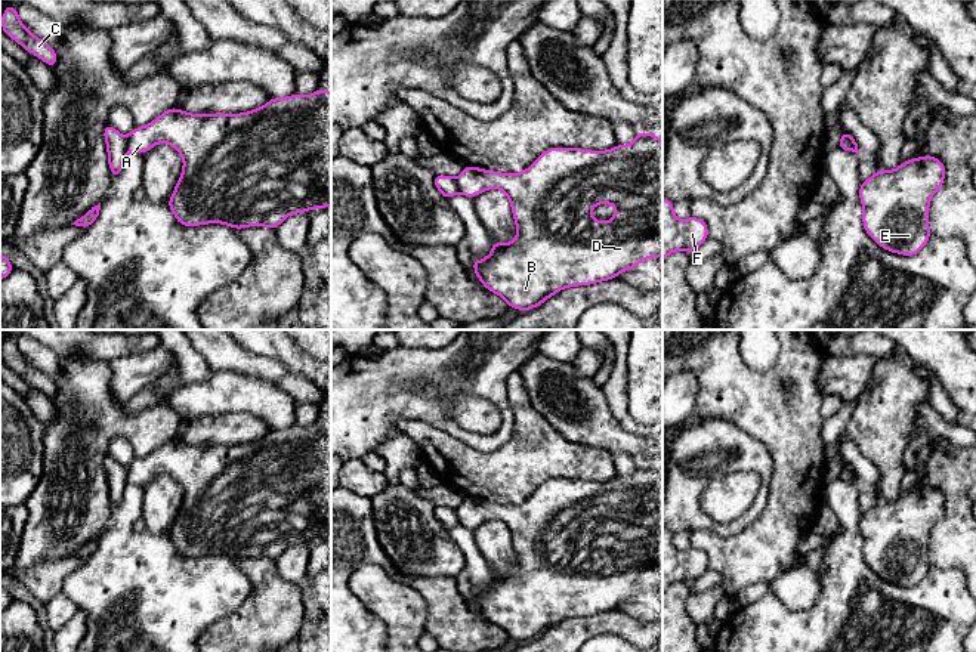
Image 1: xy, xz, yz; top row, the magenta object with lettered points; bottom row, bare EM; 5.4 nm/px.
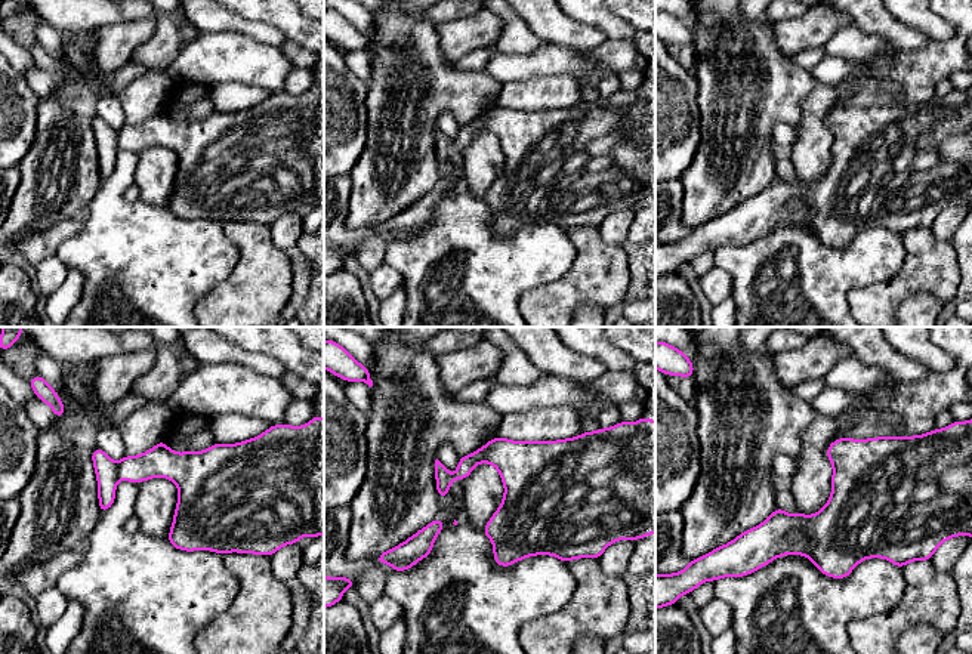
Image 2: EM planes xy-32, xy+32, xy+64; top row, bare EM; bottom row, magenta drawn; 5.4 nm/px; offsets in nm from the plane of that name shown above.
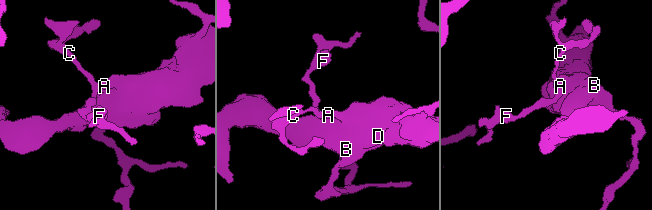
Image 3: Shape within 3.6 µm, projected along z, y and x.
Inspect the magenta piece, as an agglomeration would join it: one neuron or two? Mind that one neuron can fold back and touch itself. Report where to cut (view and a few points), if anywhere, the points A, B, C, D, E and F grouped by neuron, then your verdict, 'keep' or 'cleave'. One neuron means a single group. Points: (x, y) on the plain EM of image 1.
cut in xy along (126, 469), (129, 481); A B D E / C F; cleave

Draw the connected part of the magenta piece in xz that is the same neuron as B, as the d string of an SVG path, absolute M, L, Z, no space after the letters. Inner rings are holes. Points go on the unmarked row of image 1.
M639 461L631 475L615 476L608 482L549 479L526 501L515 506L466 497L457 509L457 517L460 525L470 529L497 519L510 532L516 569L506 575L492 571L492 583L484 591L472 593L482 617L513 640L531 642L566 618L609 612L634 600L642 591L662 588L662 473L655 464ZM597 535L615 537L611 553L592 549Z

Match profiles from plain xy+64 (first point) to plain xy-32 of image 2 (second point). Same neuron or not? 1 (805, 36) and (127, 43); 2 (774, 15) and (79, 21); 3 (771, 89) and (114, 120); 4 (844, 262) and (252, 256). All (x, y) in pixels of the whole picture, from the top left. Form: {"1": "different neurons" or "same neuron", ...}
{"1": "same neuron", "2": "same neuron", "3": "different neurons", "4": "different neurons"}

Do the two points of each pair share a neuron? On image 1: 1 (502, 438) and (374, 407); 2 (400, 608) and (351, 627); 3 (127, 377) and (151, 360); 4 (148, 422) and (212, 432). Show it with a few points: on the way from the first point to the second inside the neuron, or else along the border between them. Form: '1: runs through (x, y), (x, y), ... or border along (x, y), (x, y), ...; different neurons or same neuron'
1: runs through (470, 438), (444, 422), (429, 407), (405, 407); same neuron
2: border along (352, 593), (383, 624), (388, 636); different neurons
3: runs through (133, 373), (145, 365); same neuron
4: border along (182, 419), (173, 438); different neurons

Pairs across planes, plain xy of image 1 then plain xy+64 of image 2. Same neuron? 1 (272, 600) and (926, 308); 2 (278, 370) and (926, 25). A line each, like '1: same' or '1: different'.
1: different
2: different

